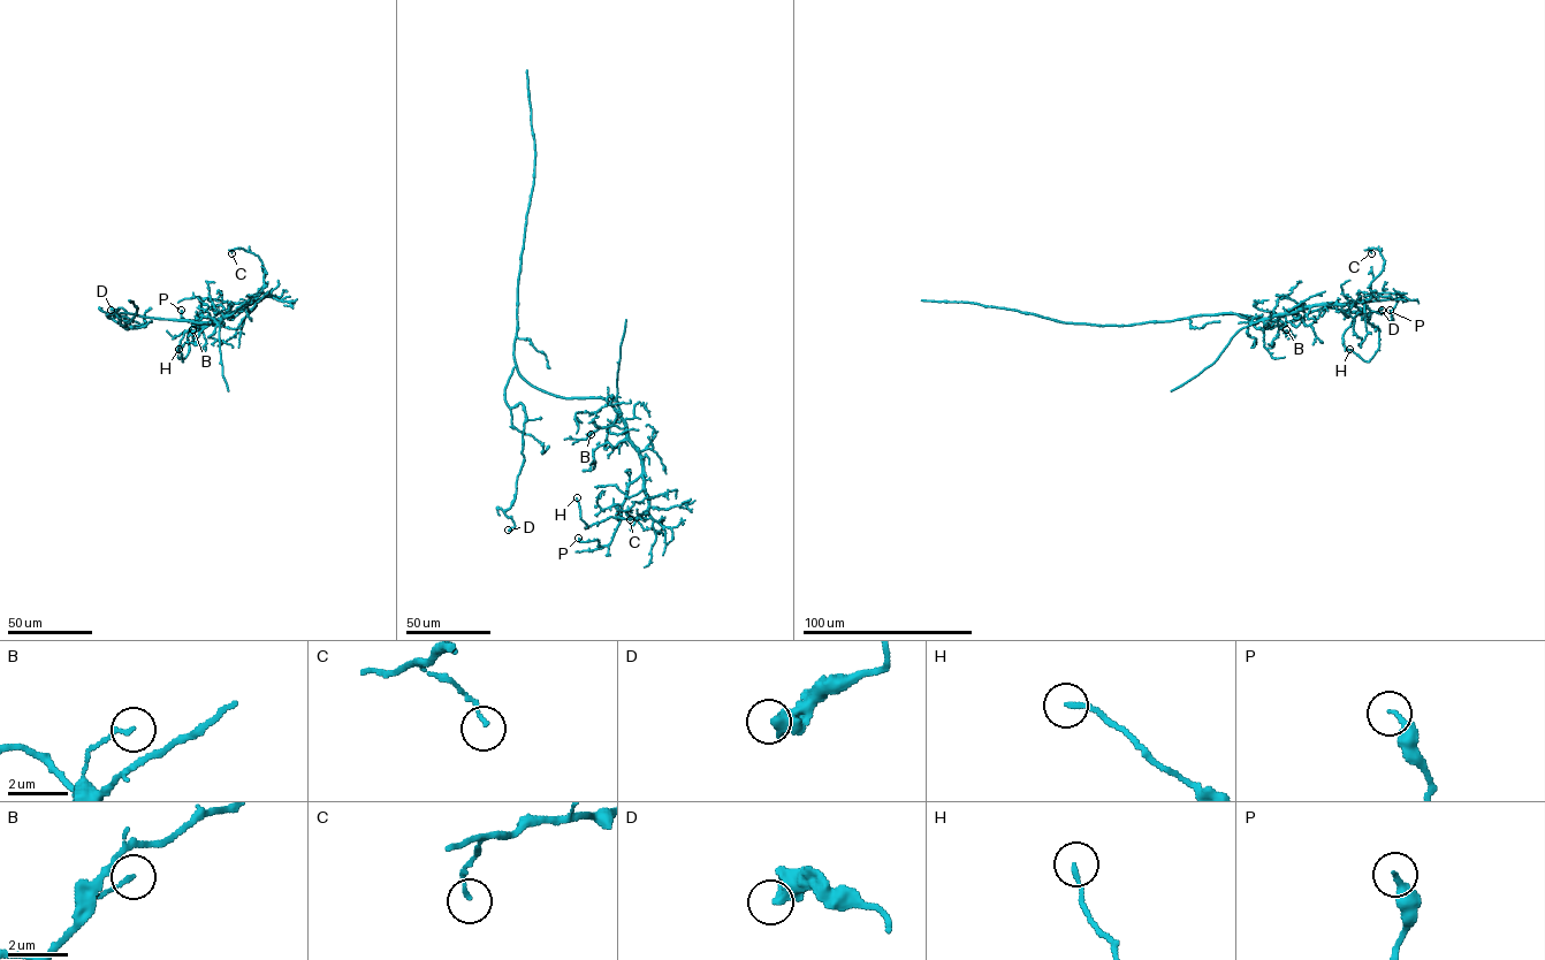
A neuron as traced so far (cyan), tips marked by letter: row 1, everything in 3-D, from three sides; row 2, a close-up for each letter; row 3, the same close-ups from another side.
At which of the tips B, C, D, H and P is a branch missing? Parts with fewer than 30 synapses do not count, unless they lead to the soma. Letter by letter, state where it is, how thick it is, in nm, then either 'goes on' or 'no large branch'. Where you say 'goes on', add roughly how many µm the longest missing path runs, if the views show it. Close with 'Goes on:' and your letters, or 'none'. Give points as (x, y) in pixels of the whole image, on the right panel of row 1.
B: (1286, 329) | 130 nm | no large branch
C: (1371, 253) | 110 nm | no large branch
D: (1382, 310) | 460 nm | no large branch
H: (1349, 349) | 160 nm | no large branch
P: (1390, 310) | 260 nm | no large branch
Goes on: none

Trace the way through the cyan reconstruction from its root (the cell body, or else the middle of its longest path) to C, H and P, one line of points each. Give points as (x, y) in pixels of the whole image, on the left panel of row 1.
C: (139, 315), (213, 322), (249, 304), (263, 289), (261, 261), (241, 248), (231, 253)
H: (139, 315), (213, 322), (250, 303), (210, 324), (192, 326), (188, 336), (189, 351), (182, 362), (179, 349)
P: (139, 315), (213, 322), (244, 305), (205, 298), (200, 314), (189, 321), (181, 315), (181, 310)

